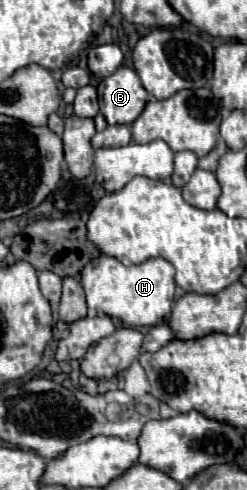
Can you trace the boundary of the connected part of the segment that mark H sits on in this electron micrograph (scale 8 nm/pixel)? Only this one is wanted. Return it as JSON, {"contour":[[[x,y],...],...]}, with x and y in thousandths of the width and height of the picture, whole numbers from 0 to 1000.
{"contour":[[[405,520],[332,549],[332,586],[364,631],[389,631],[437,647],[486,651],[518,667],[615,667],[640,663],[704,618],[704,545],[672,529],[607,529],[567,541],[494,541],[470,524]]]}

